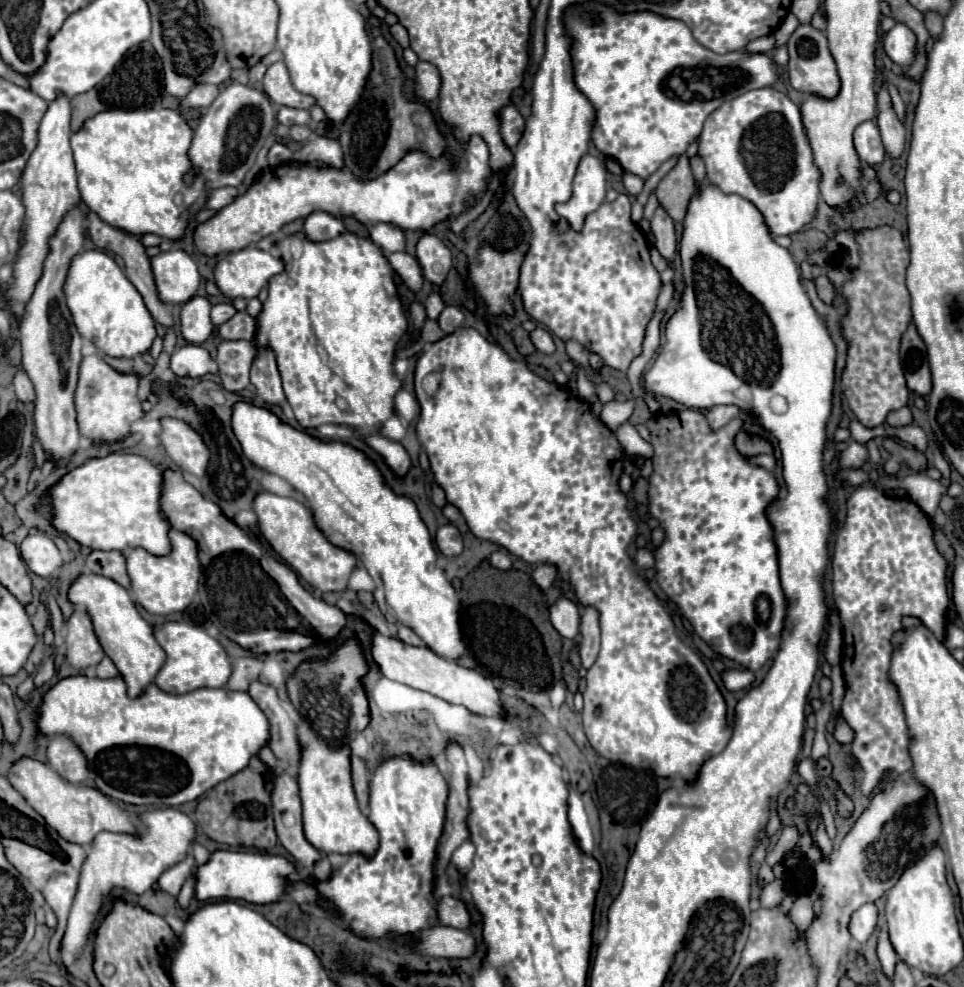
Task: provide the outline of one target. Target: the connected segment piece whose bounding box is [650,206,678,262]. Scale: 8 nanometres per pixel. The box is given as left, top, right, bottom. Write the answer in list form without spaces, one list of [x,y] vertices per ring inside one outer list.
[[[658,206],[650,222],[652,222],[652,232],[656,236],[656,248],[662,252],[664,258],[668,258],[672,262],[674,254],[676,254],[676,244],[678,244],[674,220],[666,214],[666,210],[662,206]]]

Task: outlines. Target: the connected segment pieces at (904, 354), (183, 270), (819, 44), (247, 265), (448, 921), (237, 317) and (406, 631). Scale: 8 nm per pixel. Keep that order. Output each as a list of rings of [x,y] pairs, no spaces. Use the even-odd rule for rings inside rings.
[[[910,324],[908,330],[904,332],[902,346],[900,346],[900,358],[902,358],[908,388],[920,396],[926,396],[932,388],[928,356],[926,356],[926,346],[920,334],[916,332],[914,324]]]
[[[184,250],[160,252],[150,260],[158,298],[164,304],[188,302],[200,284],[196,262]]]
[[[800,24],[796,32],[788,40],[788,52],[790,52],[790,84],[800,90],[808,92],[820,98],[836,98],[840,92],[840,78],[834,64],[834,58],[828,50],[826,34],[812,28],[810,24]]]
[[[244,248],[222,256],[214,266],[214,280],[226,298],[250,300],[266,282],[282,272],[282,260],[258,248]]]
[[[452,896],[438,898],[436,910],[438,910],[438,922],[444,926],[452,926],[452,928],[460,928],[460,930],[470,926],[470,916],[468,916],[466,906]]]
[[[236,312],[228,322],[218,326],[218,334],[224,340],[254,340],[256,318],[248,312]]]
[[[398,626],[398,638],[410,646],[424,646],[422,638],[416,636],[408,626]]]

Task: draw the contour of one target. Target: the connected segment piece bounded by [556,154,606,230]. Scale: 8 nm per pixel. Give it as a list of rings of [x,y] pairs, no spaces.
[[[586,154],[578,164],[574,178],[574,194],[566,204],[558,204],[556,210],[562,214],[574,230],[582,228],[584,216],[594,212],[606,196],[606,166],[602,160]]]

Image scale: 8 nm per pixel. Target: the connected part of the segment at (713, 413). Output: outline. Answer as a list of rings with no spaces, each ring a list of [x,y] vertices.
[[[714,406],[714,408],[706,410],[704,414],[706,414],[710,426],[712,426],[714,430],[718,430],[718,428],[722,428],[730,418],[738,416],[738,414],[740,414],[740,408],[738,408],[738,406]]]

